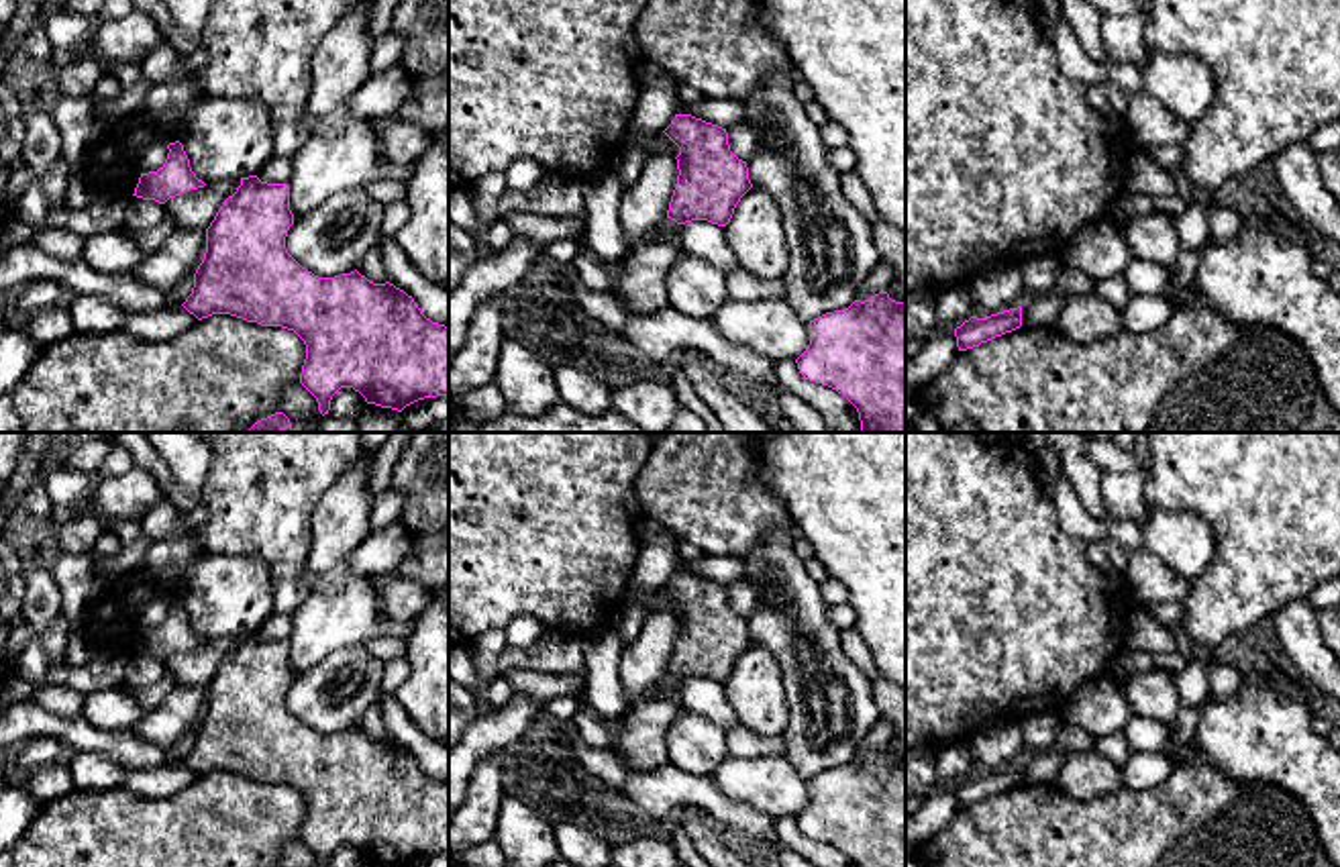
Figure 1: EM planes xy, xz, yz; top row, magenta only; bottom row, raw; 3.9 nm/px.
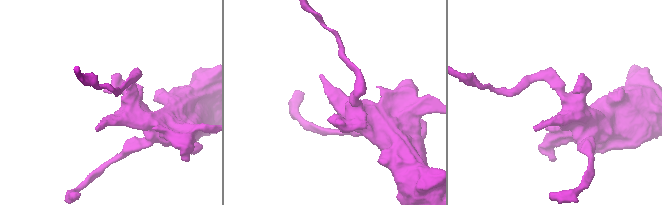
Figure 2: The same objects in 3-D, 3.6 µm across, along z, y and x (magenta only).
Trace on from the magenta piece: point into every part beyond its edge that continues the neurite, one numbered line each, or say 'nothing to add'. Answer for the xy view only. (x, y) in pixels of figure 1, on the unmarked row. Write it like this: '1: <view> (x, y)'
nothing to add

